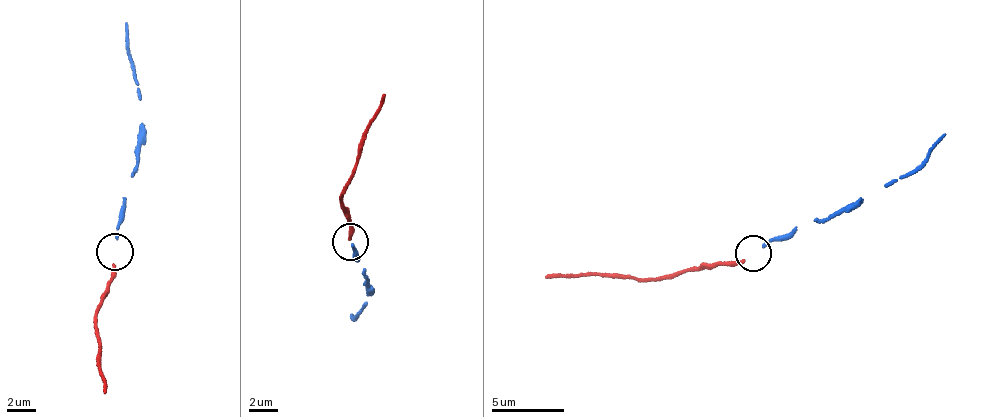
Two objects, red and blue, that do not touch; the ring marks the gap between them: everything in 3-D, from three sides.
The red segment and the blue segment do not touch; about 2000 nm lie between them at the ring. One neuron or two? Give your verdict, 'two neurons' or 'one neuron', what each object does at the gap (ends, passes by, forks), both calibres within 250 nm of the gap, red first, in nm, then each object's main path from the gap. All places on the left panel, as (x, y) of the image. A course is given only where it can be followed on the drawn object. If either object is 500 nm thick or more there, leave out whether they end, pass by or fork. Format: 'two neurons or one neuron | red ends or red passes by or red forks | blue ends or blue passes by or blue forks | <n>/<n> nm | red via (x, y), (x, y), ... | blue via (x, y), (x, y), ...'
one neuron | red ends | blue ends | 260/170 nm | red via (111, 262), (95, 317), (95, 365), (107, 392) | blue via (116, 240), (145, 128), (138, 82), (126, 54), (127, 23)

